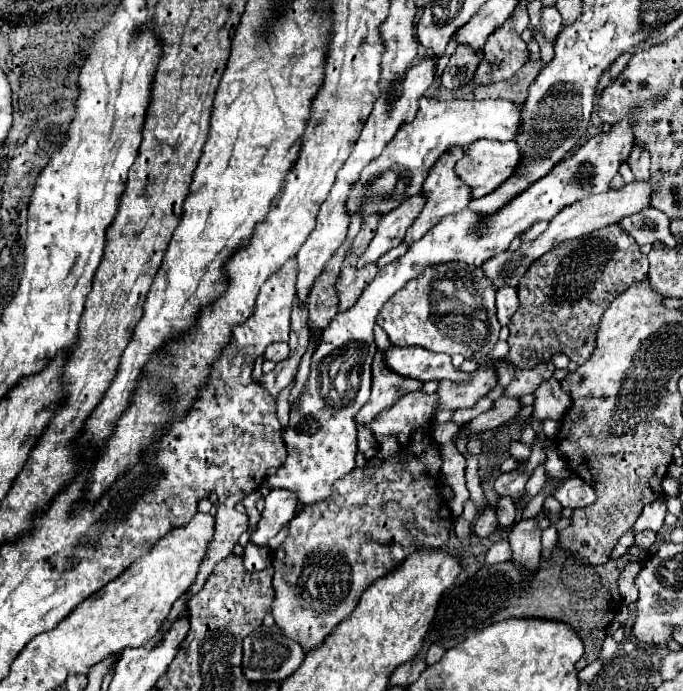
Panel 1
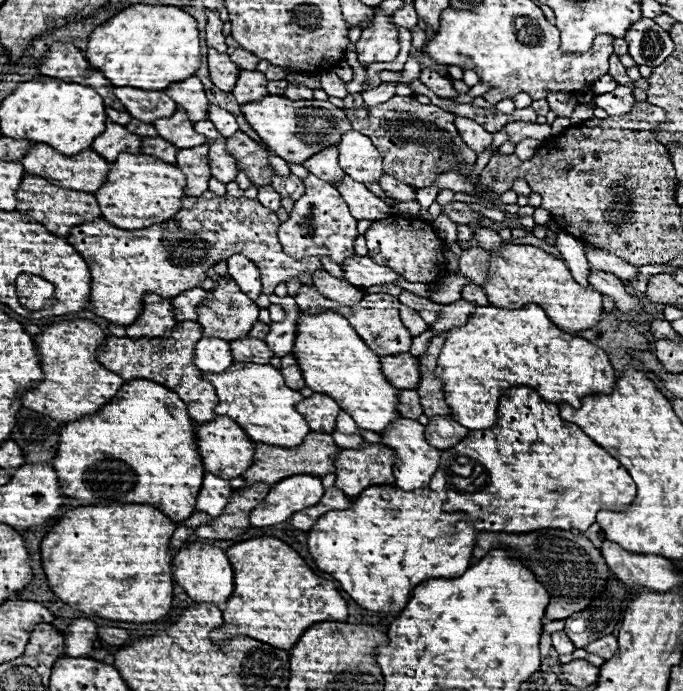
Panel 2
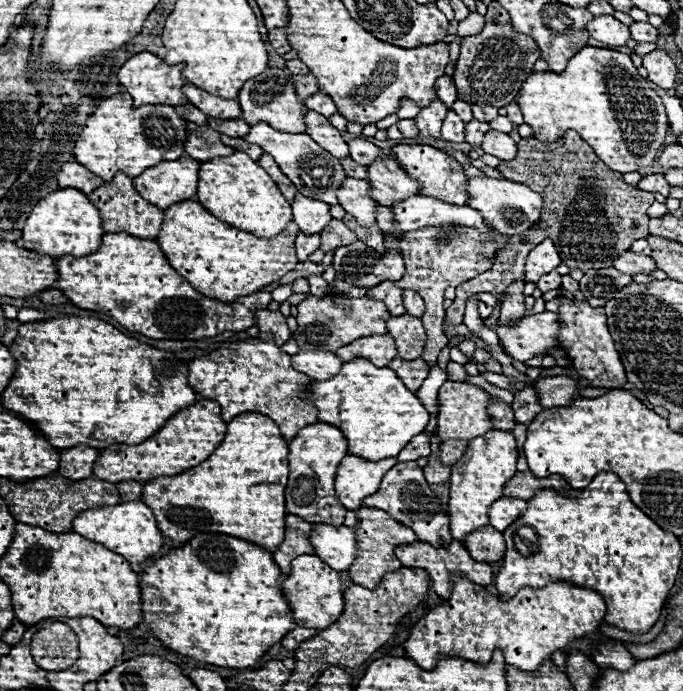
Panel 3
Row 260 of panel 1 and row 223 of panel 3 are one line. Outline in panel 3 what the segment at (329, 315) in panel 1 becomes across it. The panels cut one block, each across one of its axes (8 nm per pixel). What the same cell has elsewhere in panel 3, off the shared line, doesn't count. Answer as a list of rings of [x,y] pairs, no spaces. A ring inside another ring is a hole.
[[[332,220],[332,222],[320,232],[320,240],[322,240],[320,250],[328,252],[328,250],[336,250],[336,248],[340,248],[340,246],[348,246],[348,244],[356,242],[356,234],[352,234],[352,230],[348,230],[342,220]]]

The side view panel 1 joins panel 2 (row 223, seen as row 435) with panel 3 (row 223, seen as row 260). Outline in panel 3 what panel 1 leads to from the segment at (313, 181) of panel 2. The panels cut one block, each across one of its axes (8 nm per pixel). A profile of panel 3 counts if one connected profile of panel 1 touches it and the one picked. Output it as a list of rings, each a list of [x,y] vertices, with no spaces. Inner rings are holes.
[[[416,194],[416,198],[406,198],[404,202],[398,202],[392,208],[392,214],[394,214],[394,228],[398,234],[418,230],[424,226],[452,226],[452,224],[496,232],[494,228],[486,226],[482,216],[470,206],[448,206],[446,202],[420,194]]]

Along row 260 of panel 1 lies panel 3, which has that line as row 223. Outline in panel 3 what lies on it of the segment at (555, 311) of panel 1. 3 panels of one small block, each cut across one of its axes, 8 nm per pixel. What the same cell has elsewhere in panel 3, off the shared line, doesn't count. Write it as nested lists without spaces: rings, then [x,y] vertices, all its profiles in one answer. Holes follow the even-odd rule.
[[[572,130],[552,144],[536,138],[532,144],[520,144],[516,158],[510,162],[500,162],[498,170],[504,178],[522,182],[542,194],[544,216],[540,216],[540,222],[536,222],[532,230],[508,238],[508,246],[496,256],[490,272],[460,284],[456,288],[456,296],[460,300],[468,300],[478,292],[488,292],[494,296],[502,294],[514,278],[524,276],[528,252],[544,238],[552,238],[552,242],[556,242],[556,250],[560,250],[560,258],[566,266],[586,272],[610,268],[612,260],[630,250],[634,240],[648,236],[648,208],[654,202],[654,194],[628,186],[622,180],[622,174],[610,170],[580,138],[580,134]],[[498,276],[502,276],[502,280],[498,280]]]

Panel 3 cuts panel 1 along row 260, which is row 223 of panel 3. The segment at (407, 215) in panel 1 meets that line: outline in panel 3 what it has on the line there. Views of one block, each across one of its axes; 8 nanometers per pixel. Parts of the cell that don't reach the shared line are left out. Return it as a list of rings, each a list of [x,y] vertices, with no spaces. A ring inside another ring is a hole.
[[[346,178],[344,186],[336,190],[336,196],[340,198],[340,206],[352,214],[360,226],[372,226],[376,224],[374,218],[374,206],[376,202],[368,194],[368,182],[358,178]]]

